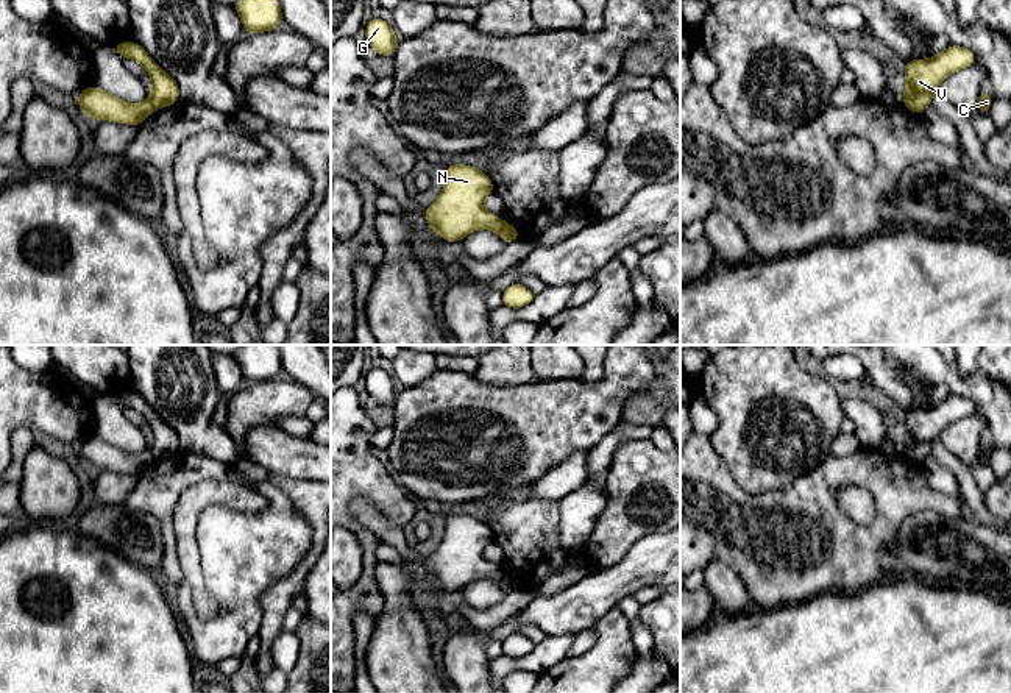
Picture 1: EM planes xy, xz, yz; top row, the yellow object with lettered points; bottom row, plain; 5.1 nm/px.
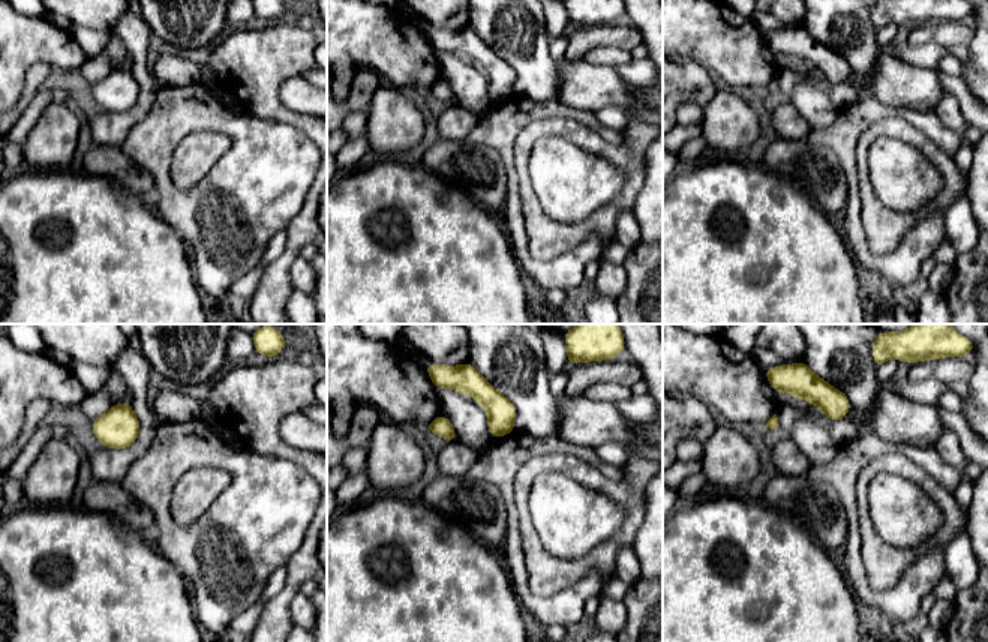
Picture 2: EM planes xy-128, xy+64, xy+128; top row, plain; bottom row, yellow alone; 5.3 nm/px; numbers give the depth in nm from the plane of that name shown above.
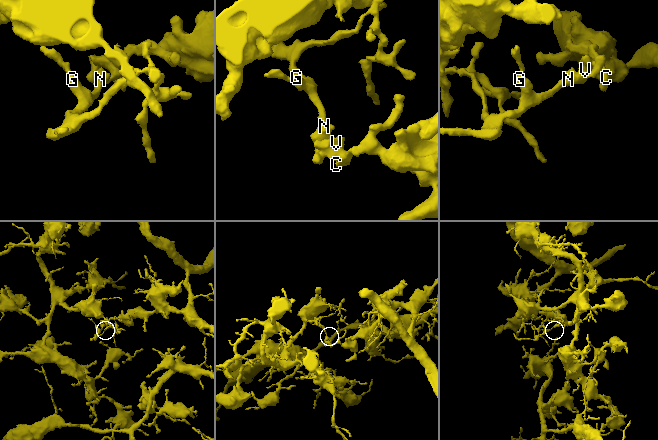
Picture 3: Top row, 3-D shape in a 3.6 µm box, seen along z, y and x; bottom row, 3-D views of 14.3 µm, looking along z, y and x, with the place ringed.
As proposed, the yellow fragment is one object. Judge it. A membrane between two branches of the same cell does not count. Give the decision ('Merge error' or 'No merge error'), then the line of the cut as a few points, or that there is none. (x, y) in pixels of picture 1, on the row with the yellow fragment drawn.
Merge error. Split along xz (503, 222), (498, 231)

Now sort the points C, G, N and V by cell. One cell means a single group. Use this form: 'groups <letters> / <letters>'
groups C V / G N

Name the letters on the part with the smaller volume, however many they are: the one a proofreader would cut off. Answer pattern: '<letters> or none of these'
G, N

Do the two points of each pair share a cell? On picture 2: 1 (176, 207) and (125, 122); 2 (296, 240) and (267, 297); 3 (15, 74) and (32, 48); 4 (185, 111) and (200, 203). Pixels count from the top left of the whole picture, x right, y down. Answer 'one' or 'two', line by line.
1: two
2: one
3: one
4: one

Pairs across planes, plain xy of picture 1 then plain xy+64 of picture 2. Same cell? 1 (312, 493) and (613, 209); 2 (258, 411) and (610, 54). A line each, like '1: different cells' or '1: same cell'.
1: same cell
2: different cells

